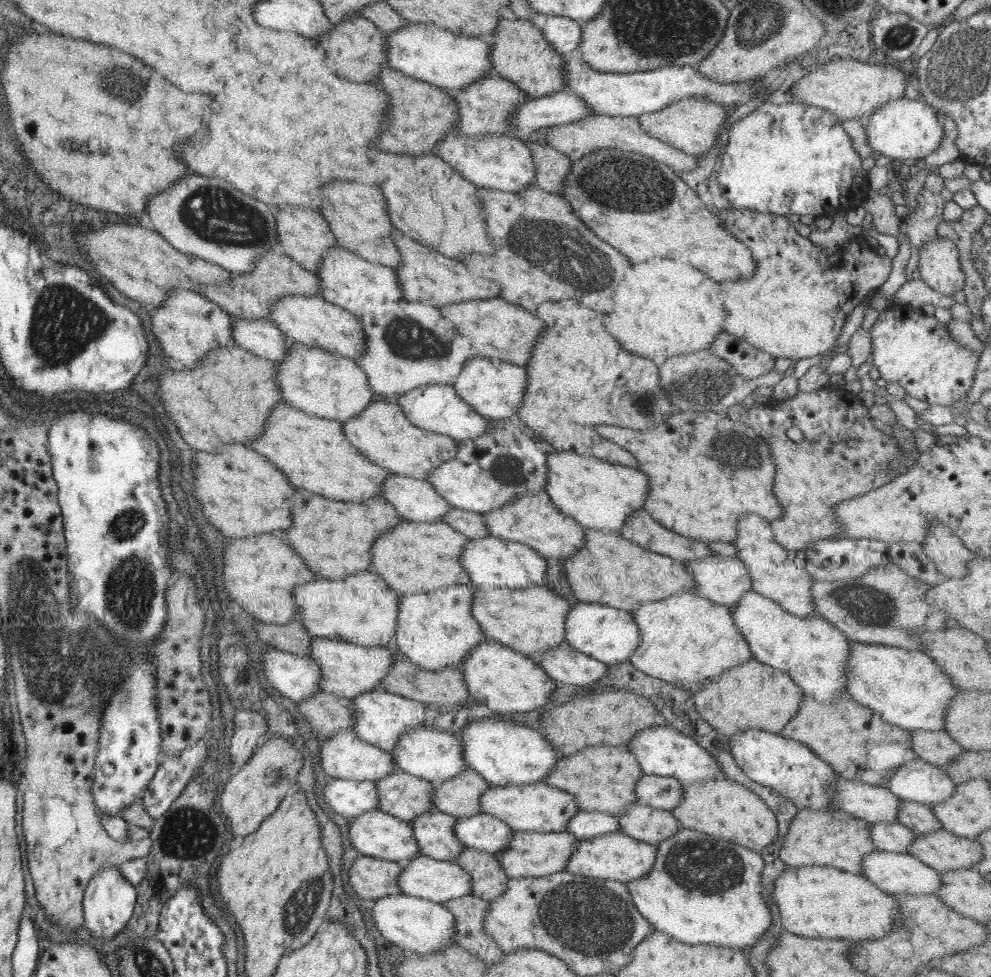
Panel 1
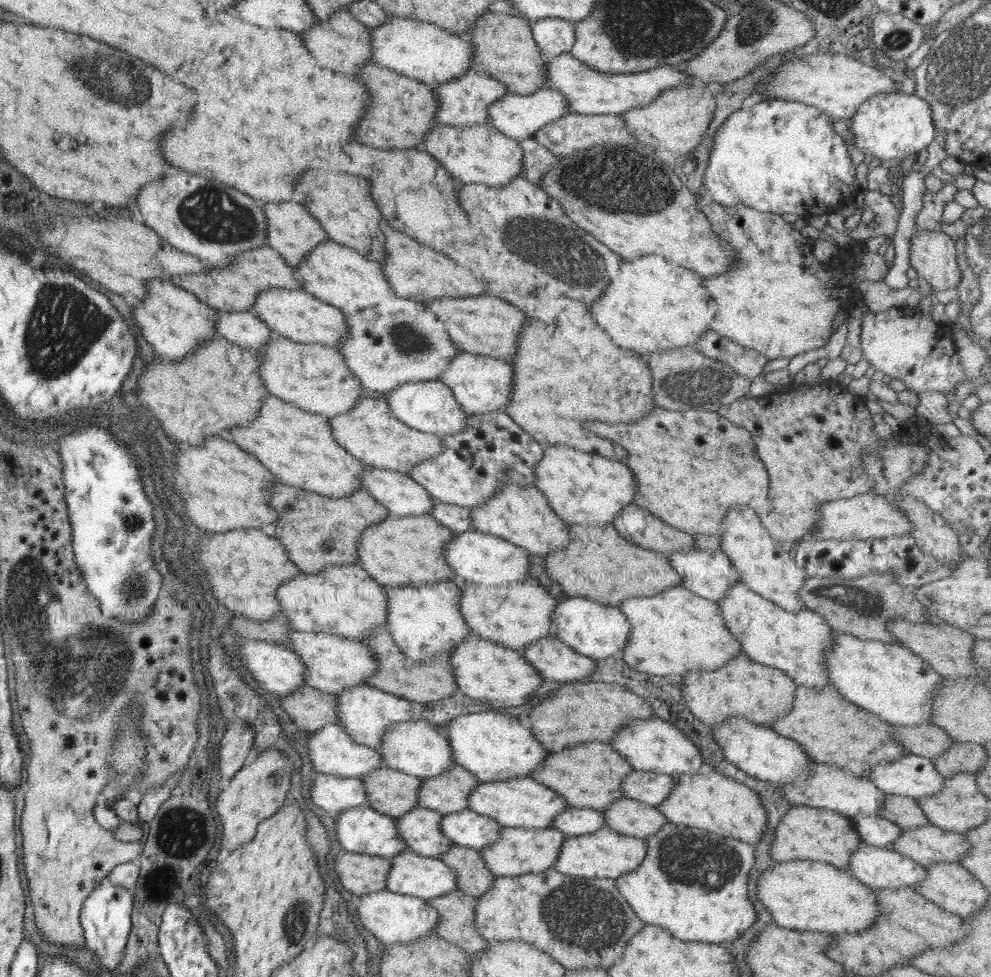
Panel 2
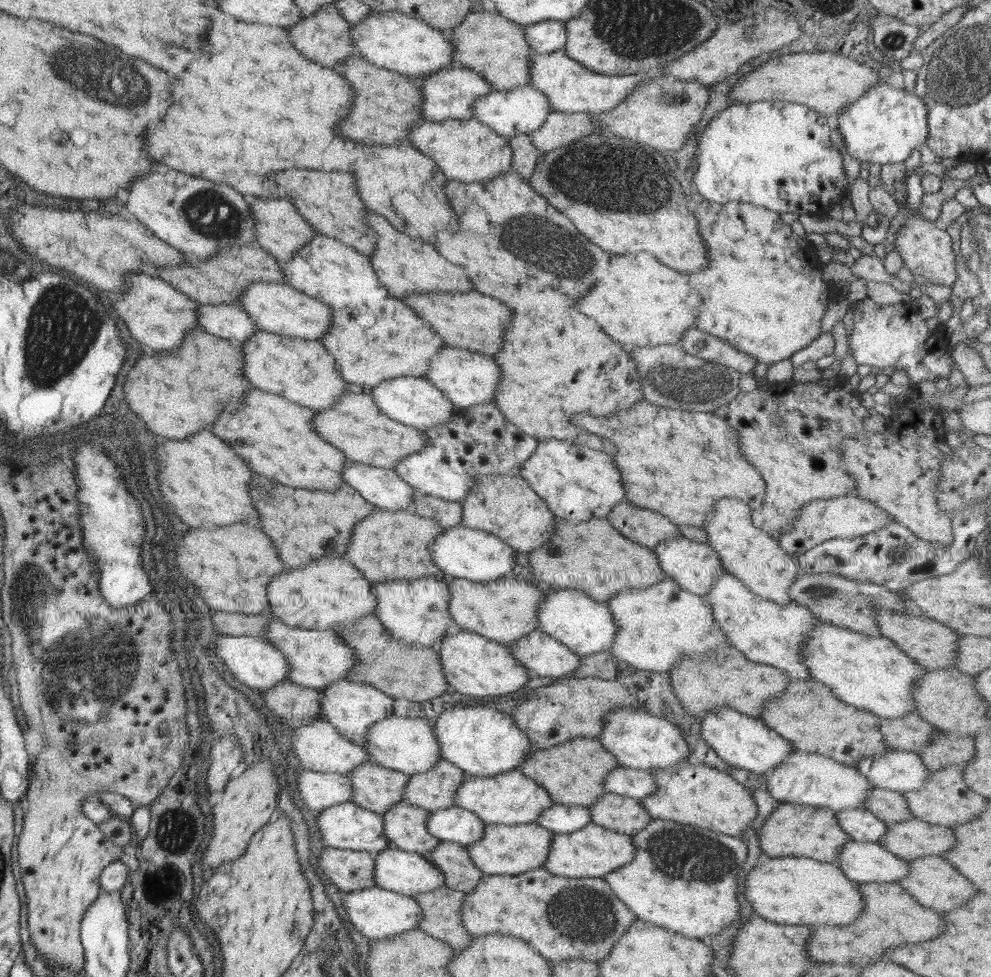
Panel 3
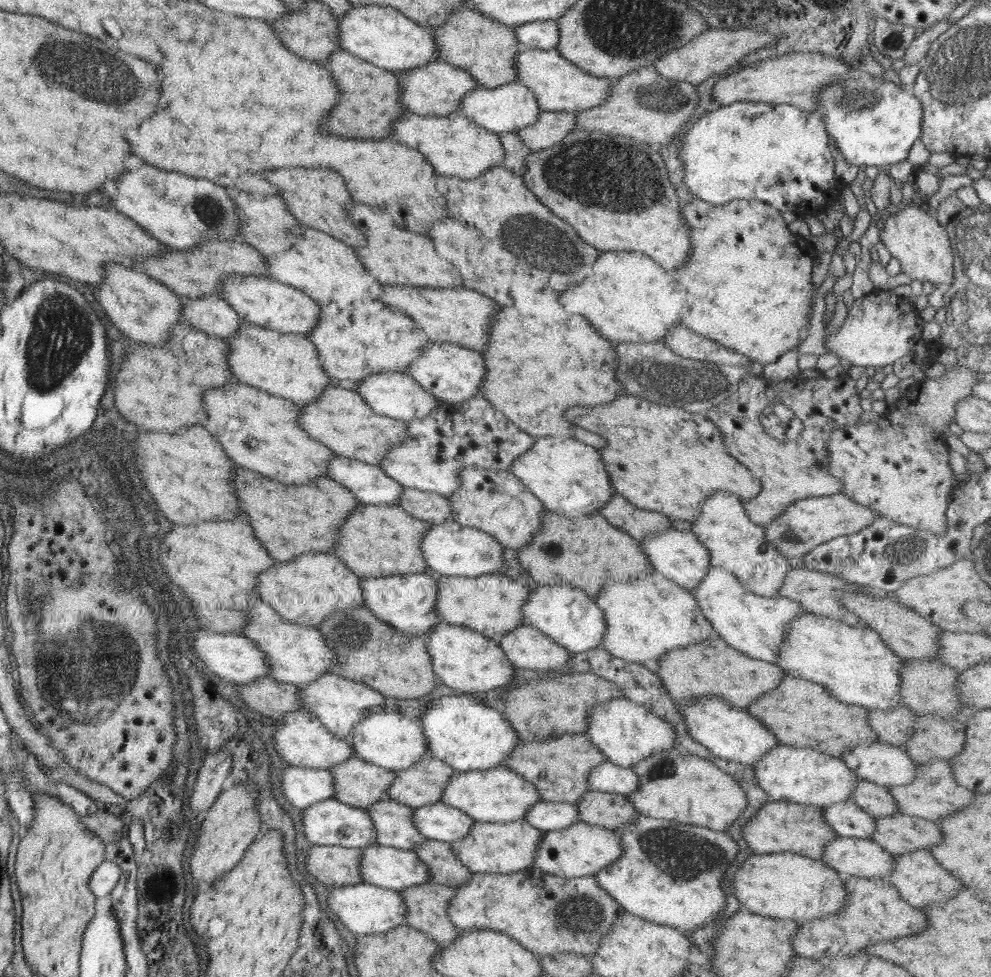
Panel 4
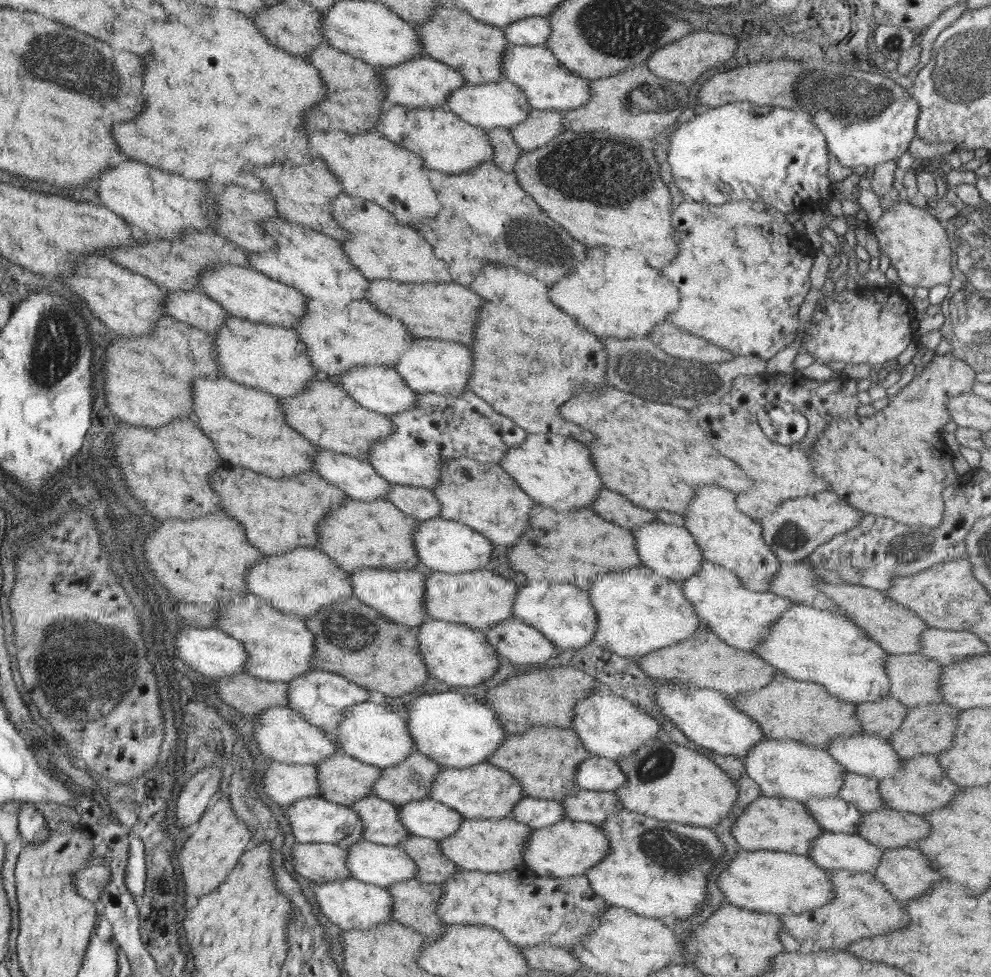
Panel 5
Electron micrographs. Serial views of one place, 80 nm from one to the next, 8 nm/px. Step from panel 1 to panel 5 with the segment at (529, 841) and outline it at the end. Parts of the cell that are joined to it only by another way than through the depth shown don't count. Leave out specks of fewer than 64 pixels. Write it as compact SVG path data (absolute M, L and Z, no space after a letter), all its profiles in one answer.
M512 818L463 819L456 834L438 840L440 852L460 869L498 873L516 869L524 864L524 845L531 835L531 827Z

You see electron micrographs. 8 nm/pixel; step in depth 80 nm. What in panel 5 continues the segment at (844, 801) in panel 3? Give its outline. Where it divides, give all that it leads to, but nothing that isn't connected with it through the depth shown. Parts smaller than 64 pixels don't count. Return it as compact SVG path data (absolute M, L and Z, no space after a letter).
M763 738L744 756L748 776L758 784L764 796L783 797L799 803L813 798L838 797L845 769L820 745L796 742L790 739Z

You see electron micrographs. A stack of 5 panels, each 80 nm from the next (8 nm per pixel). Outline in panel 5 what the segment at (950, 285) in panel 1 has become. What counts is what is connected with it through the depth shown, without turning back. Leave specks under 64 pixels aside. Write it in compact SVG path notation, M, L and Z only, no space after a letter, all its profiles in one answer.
M899 201L890 209L884 210L881 217L874 221L872 234L876 236L878 243L880 243L881 252L888 255L891 266L897 270L900 283L908 284L914 288L918 286L932 288L937 284L950 283L953 277L951 240L948 239L946 227L935 217L926 203Z

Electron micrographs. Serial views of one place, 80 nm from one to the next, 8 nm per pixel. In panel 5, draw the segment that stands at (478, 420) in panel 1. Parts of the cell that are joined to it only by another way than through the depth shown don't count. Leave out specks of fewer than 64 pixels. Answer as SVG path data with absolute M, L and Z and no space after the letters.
M367 365L364 367L354 367L348 373L341 374L340 385L348 394L363 407L368 410L390 417L391 414L404 412L415 406L419 393L413 391L404 380L403 376L392 367L381 365Z

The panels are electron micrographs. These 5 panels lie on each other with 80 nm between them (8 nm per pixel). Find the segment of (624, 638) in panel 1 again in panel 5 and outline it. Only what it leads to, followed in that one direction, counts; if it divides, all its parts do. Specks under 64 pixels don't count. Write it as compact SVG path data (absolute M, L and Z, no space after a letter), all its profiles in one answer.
M528 580L527 586L518 588L512 614L548 638L560 652L580 649L593 643L597 616L586 589L557 581Z

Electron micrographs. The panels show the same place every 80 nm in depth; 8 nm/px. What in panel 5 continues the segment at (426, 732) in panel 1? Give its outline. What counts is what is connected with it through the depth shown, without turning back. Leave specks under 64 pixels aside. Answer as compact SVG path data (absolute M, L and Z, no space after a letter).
M383 701L364 702L348 707L348 710L344 711L344 718L341 726L329 734L330 738L337 742L340 752L348 756L382 769L401 764L416 751L406 714L392 712L391 707Z

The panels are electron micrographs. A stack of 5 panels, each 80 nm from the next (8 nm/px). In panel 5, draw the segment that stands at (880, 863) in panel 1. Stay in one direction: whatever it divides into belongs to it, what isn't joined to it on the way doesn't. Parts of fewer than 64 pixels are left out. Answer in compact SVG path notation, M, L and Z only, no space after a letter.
M826 830L810 845L809 856L819 867L872 873L883 852L858 834Z

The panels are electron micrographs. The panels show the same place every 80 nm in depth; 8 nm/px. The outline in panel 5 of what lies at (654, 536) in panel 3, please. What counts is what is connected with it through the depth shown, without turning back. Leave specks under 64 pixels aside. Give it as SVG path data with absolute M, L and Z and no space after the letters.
M603 487L599 497L591 505L592 510L602 518L622 526L631 532L646 522L657 520L655 511L632 504L619 492Z

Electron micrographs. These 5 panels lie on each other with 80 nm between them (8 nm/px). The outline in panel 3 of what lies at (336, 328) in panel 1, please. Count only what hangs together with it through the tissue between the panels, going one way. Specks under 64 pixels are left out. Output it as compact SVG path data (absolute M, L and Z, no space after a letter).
M253 280L238 298L240 306L255 320L256 326L266 332L318 341L329 332L333 324L333 310L327 303L304 294L292 285L278 282Z

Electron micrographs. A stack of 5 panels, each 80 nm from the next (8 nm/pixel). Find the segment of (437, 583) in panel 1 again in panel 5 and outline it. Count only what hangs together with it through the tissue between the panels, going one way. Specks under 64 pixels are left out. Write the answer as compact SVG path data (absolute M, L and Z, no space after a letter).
M345 497L345 501L337 508L333 508L323 522L319 524L319 544L322 552L329 554L344 571L358 571L360 569L394 569L410 571L419 563L419 556L415 549L415 529L419 519L400 510L395 504L384 499L354 500Z

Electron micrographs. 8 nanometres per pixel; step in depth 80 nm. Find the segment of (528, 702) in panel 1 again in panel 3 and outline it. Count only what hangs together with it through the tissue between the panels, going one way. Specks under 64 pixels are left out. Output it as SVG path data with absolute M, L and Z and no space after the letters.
M455 628L453 632L448 632L436 648L441 654L441 665L450 686L463 696L475 696L481 700L516 694L528 684L530 675L533 674L514 658L508 645L493 642L466 629Z

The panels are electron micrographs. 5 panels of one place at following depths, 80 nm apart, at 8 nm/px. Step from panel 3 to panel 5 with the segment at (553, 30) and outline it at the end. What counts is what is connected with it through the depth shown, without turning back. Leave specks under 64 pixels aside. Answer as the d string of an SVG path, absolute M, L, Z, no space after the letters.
M531 16L505 26L504 30L510 45L540 46L547 44L552 25L549 17Z

